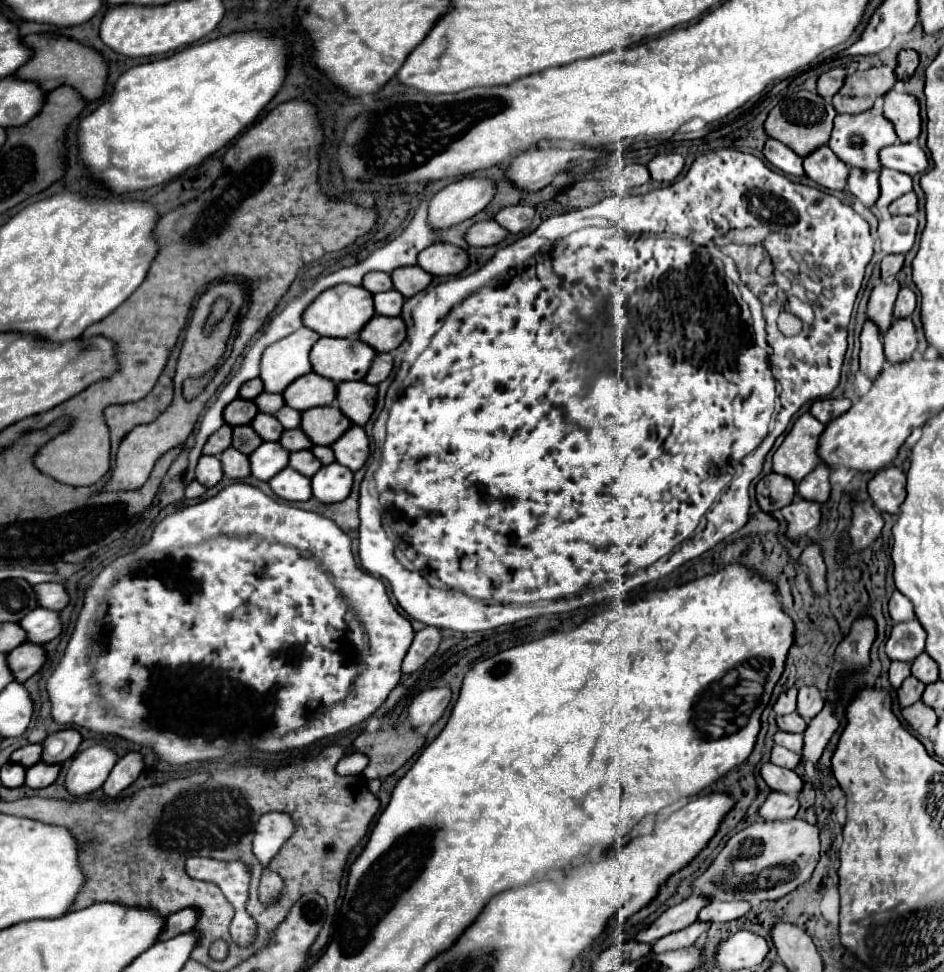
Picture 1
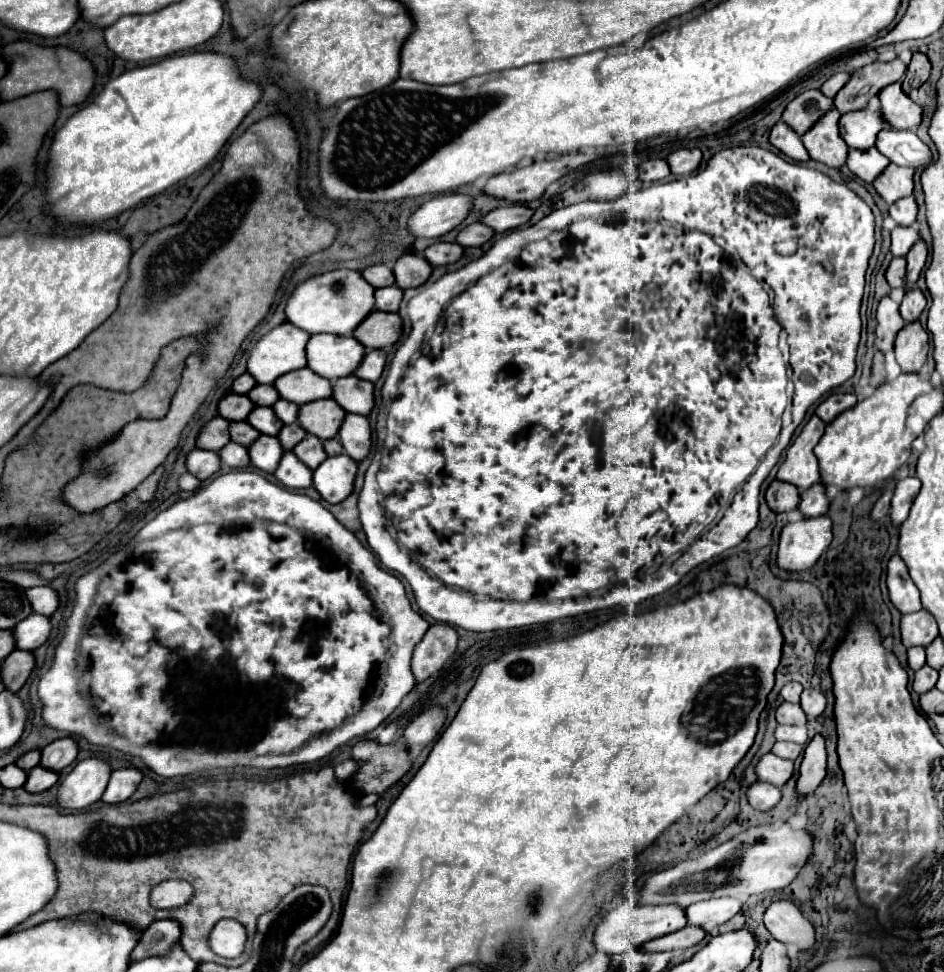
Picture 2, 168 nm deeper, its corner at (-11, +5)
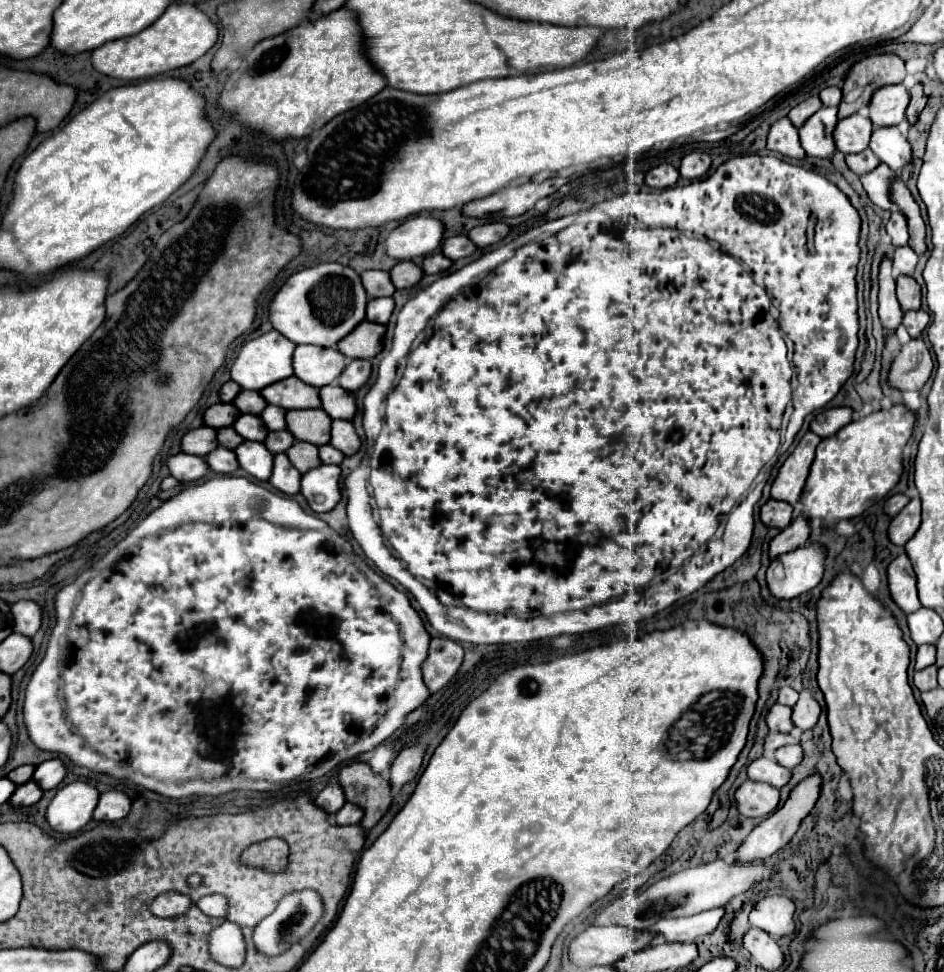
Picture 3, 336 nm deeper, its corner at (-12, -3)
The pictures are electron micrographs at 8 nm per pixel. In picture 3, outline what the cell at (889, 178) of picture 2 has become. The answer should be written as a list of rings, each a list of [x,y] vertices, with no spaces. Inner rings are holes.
[[[879,165],[877,169],[873,169],[871,173],[861,177],[861,183],[869,195],[869,199],[879,205],[881,209],[897,209],[897,205],[891,201],[891,185],[897,179],[897,173],[893,169],[889,169],[887,165]]]

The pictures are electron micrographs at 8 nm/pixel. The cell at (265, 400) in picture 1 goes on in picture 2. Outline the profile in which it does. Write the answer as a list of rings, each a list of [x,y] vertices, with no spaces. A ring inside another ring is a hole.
[[[254,385],[246,397],[252,403],[276,403],[280,399],[280,395],[272,385]]]

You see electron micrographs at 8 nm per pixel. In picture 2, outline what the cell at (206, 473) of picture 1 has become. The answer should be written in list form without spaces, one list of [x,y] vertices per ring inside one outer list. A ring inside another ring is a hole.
[[[192,449],[186,455],[186,469],[188,473],[192,473],[194,477],[208,479],[210,475],[214,475],[220,469],[220,457],[214,451],[204,451],[204,449]]]

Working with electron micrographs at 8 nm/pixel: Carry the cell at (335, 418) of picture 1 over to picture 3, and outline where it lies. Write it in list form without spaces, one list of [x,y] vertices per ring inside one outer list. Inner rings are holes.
[[[323,409],[287,411],[287,429],[297,441],[321,447],[331,439],[331,417]]]

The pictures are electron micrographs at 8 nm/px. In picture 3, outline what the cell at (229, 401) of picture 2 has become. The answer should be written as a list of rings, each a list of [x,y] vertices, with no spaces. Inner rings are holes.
[[[217,403],[213,407],[209,407],[203,415],[203,423],[215,423],[215,425],[209,425],[213,429],[221,429],[221,427],[231,427],[237,417],[239,417],[239,409],[233,405],[233,403]]]

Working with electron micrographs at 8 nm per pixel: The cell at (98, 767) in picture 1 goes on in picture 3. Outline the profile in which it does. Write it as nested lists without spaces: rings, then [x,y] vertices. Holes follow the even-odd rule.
[[[75,781],[57,791],[47,807],[47,821],[55,831],[77,833],[93,817],[93,809],[99,801],[99,791],[85,783]]]

